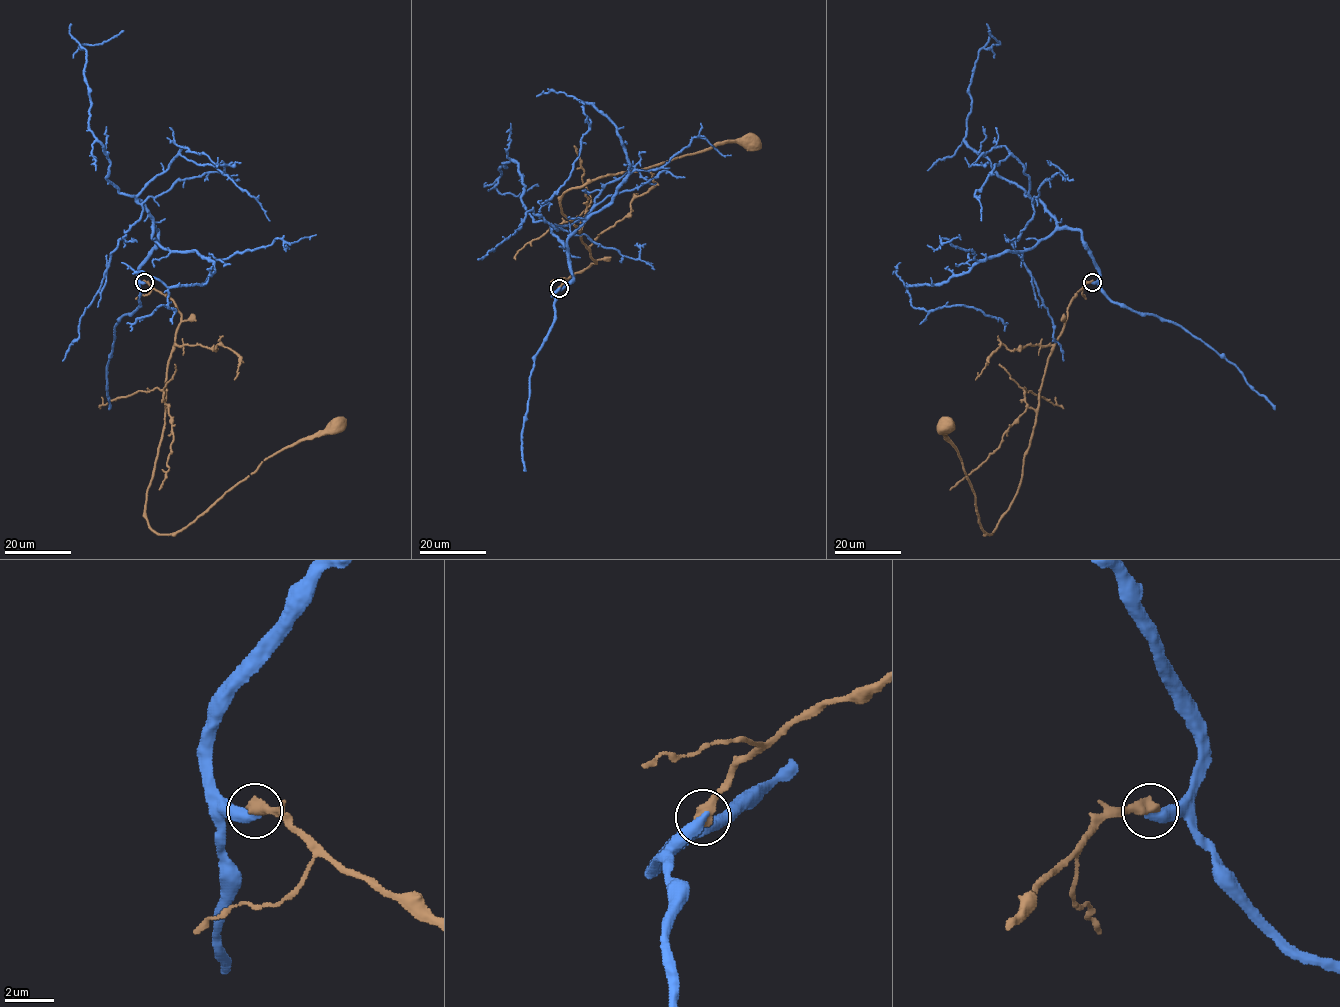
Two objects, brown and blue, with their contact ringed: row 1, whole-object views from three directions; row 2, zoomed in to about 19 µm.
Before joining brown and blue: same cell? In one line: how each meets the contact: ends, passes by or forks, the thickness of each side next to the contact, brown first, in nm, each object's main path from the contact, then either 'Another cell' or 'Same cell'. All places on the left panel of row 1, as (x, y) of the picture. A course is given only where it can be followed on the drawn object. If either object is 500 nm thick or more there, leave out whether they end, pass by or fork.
Thickness 550 nm (brown) against 440 nm. Course of brown: (144, 282), (165, 294), (181, 316), (147, 493), (152, 529), (186, 528), (264, 460), (338, 423). Course of blue: (144, 283), (154, 228), (164, 248), (213, 263), (202, 284), (168, 289), (175, 311), (158, 307), (130, 330). Another cell

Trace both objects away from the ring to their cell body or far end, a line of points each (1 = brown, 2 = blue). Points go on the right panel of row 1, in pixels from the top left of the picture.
1: (1092, 282), (1070, 301), (1049, 357), (1017, 493), (992, 534), (981, 528), (946, 423)
2: (1092, 283), (1099, 268), (1082, 233), (1056, 228), (1032, 248), (907, 287), (911, 305), (973, 307), (1004, 330)

